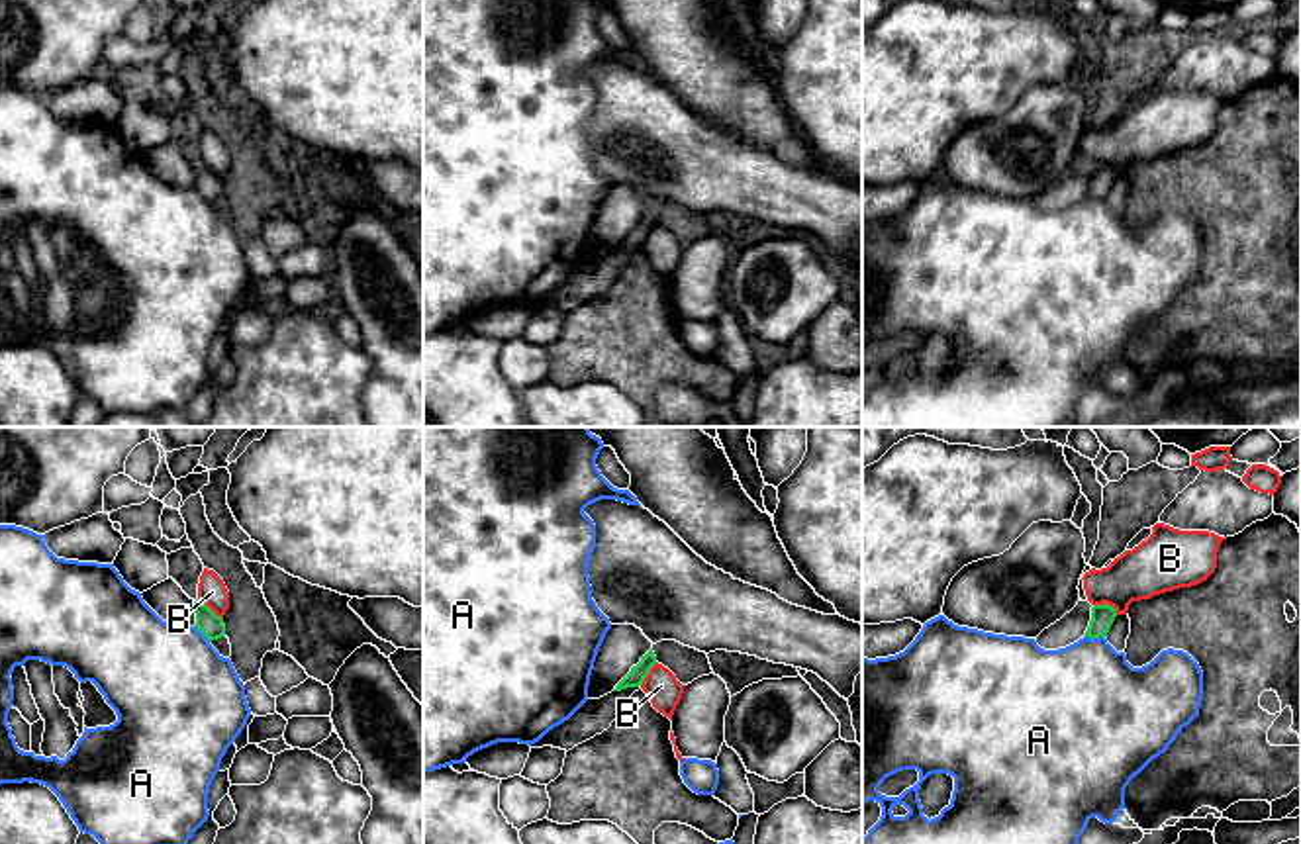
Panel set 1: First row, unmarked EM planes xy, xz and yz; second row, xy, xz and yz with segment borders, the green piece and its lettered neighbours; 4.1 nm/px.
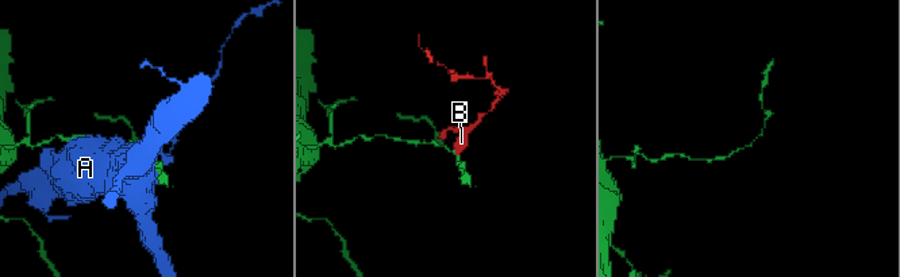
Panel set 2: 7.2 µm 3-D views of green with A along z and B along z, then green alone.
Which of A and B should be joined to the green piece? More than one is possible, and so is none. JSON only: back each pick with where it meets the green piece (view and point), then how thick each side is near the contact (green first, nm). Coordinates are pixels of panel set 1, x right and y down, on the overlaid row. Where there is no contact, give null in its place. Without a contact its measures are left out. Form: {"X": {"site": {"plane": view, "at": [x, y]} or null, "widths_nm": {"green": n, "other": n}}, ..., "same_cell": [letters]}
{"same_cell": []}

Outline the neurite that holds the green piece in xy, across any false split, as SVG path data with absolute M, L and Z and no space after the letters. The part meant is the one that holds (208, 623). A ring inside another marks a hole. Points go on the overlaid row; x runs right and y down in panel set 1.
M200 599L194 601L196 629L212 642L225 634L223 619L217 617L208 605Z

